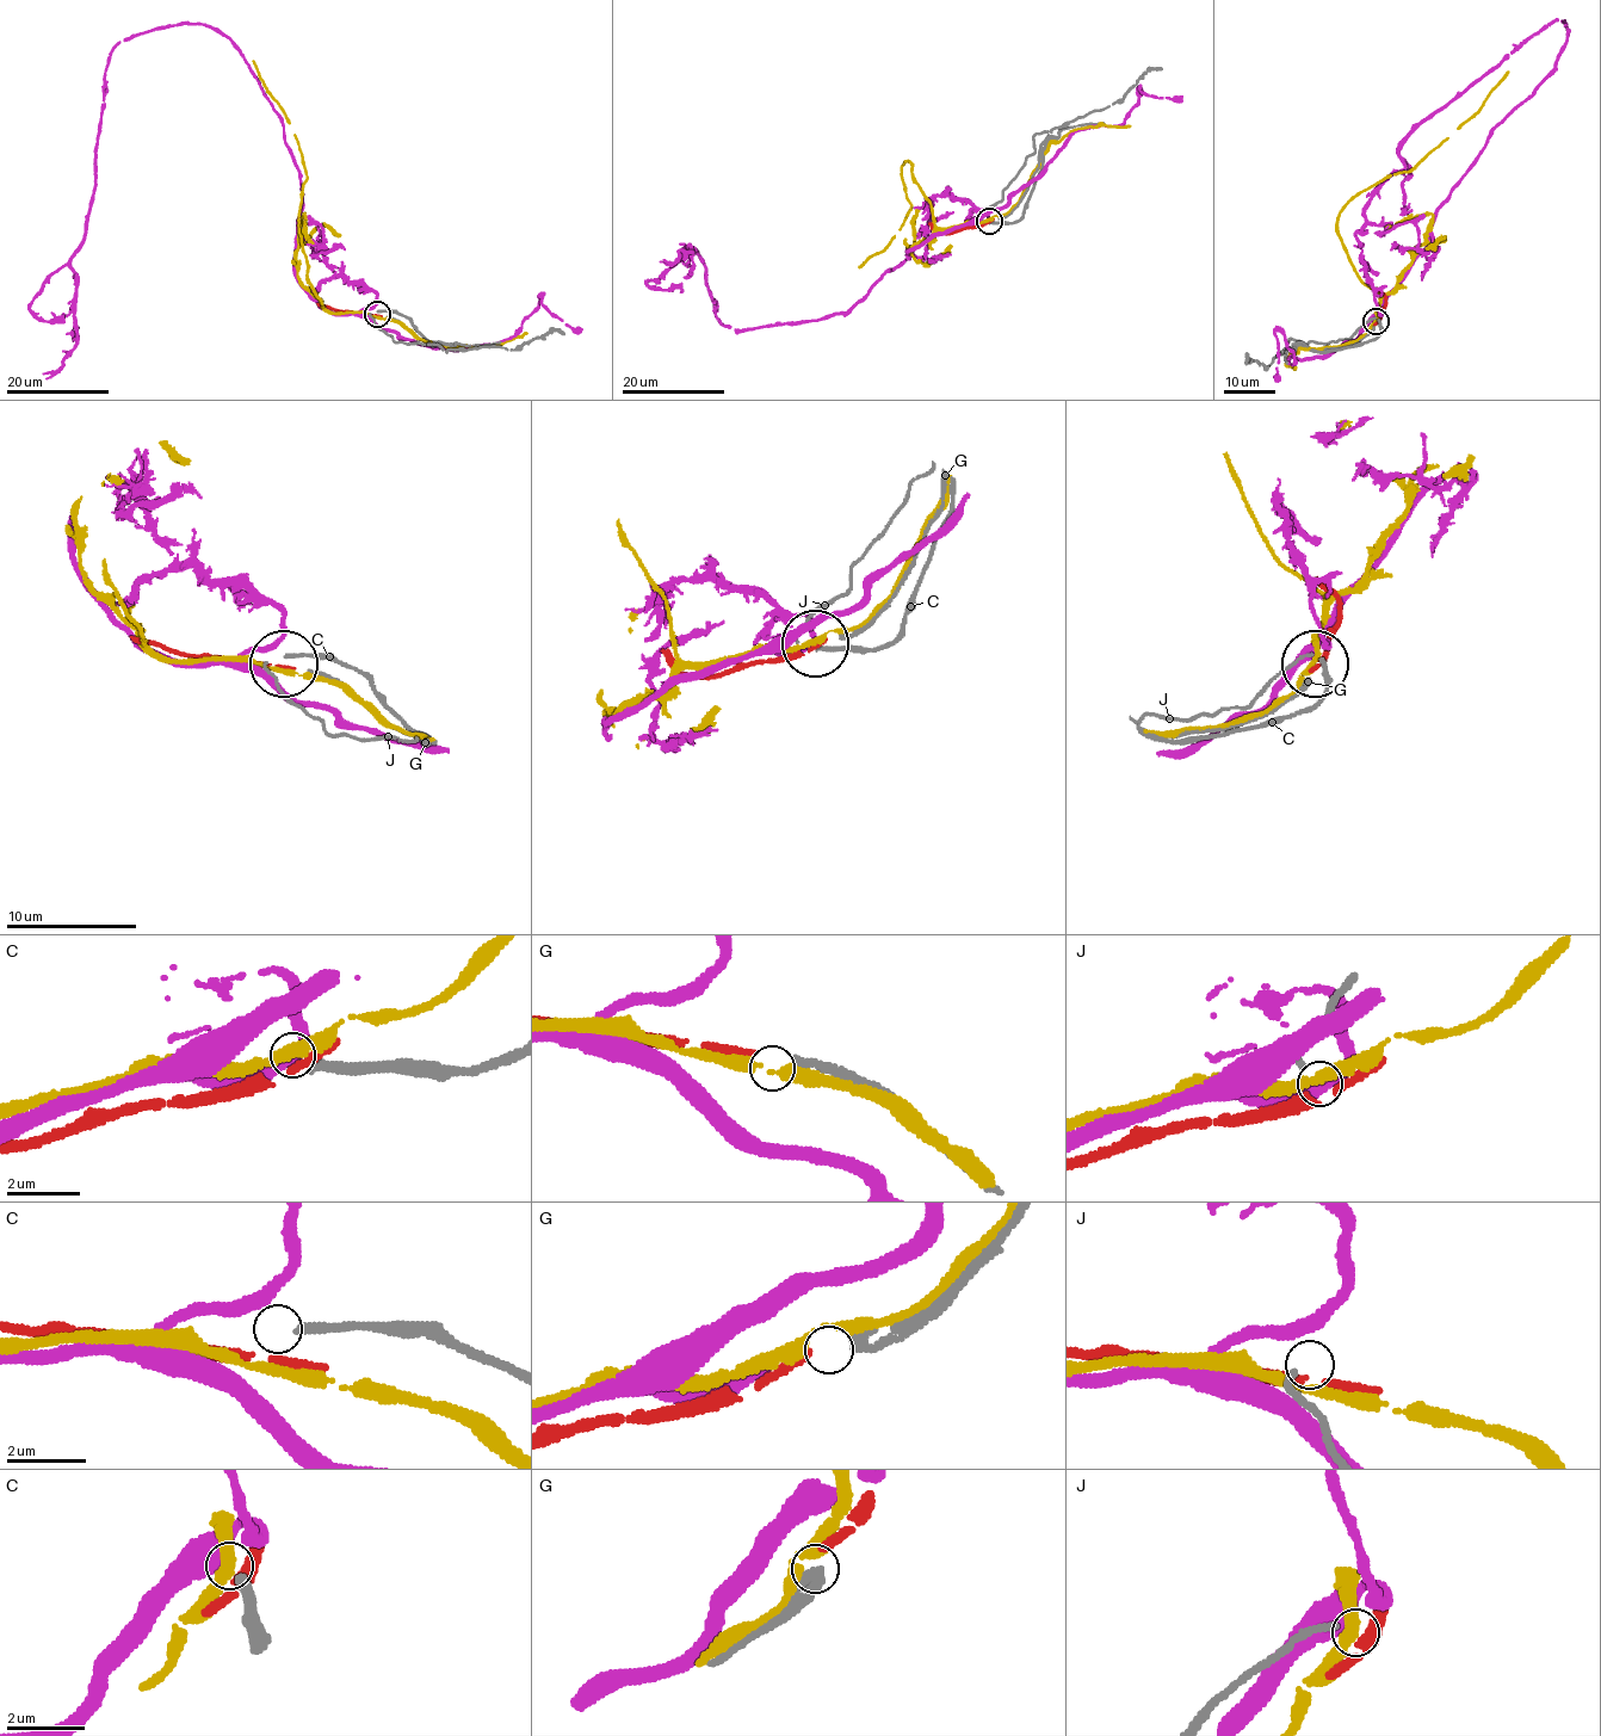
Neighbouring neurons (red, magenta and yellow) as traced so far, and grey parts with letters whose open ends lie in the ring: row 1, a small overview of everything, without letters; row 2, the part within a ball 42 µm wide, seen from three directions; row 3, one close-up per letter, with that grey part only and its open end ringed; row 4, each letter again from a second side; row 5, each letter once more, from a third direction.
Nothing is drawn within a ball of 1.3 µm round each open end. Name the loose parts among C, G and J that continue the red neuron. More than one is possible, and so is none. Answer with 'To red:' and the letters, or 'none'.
To red: G

